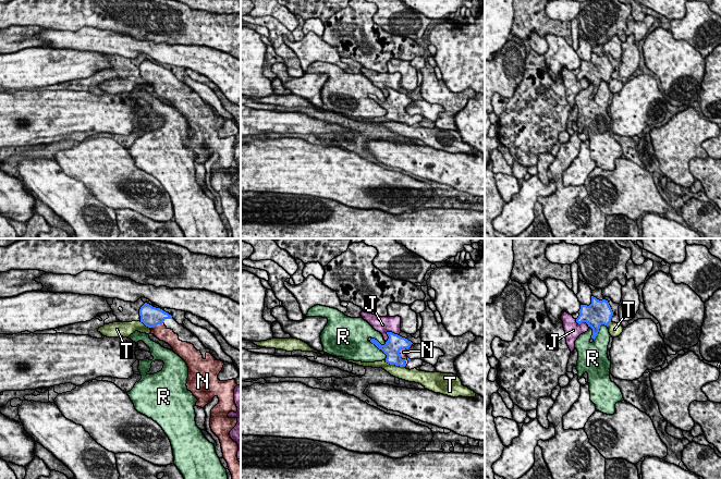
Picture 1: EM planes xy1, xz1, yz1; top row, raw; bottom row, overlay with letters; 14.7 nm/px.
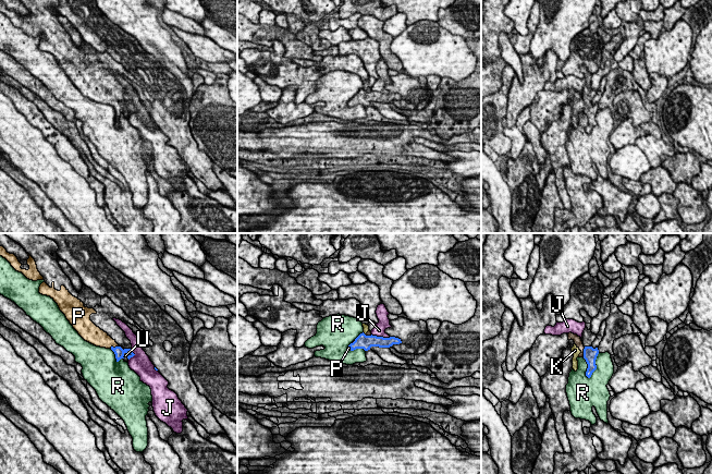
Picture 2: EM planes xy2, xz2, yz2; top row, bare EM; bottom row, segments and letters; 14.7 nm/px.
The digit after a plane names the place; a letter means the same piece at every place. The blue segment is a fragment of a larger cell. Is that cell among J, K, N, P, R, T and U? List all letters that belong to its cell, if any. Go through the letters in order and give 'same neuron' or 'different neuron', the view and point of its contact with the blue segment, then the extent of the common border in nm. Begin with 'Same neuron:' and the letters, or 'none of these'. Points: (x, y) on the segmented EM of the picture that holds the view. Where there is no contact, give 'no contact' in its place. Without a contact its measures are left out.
Same neuron: N, P
J: different neuron; meets blue in xz1 at (388, 332); contact 220 nm long
K: different neuron; meets blue in xz2 at (364, 333); contact 60 nm long
N: same neuron; meets blue in xz1 at (400, 356); contact 280 nm long
P: same neuron; meets blue in xy2 at (112, 347); contact 130 nm long
R: different neuron; meets blue in yz2 at (596, 366); contact 420 nm long
T: different neuron; meets blue in xz1 at (394, 364); contact 320 nm long
U: different neuron; meets blue in yz2 at (584, 352); contact 160 nm long

